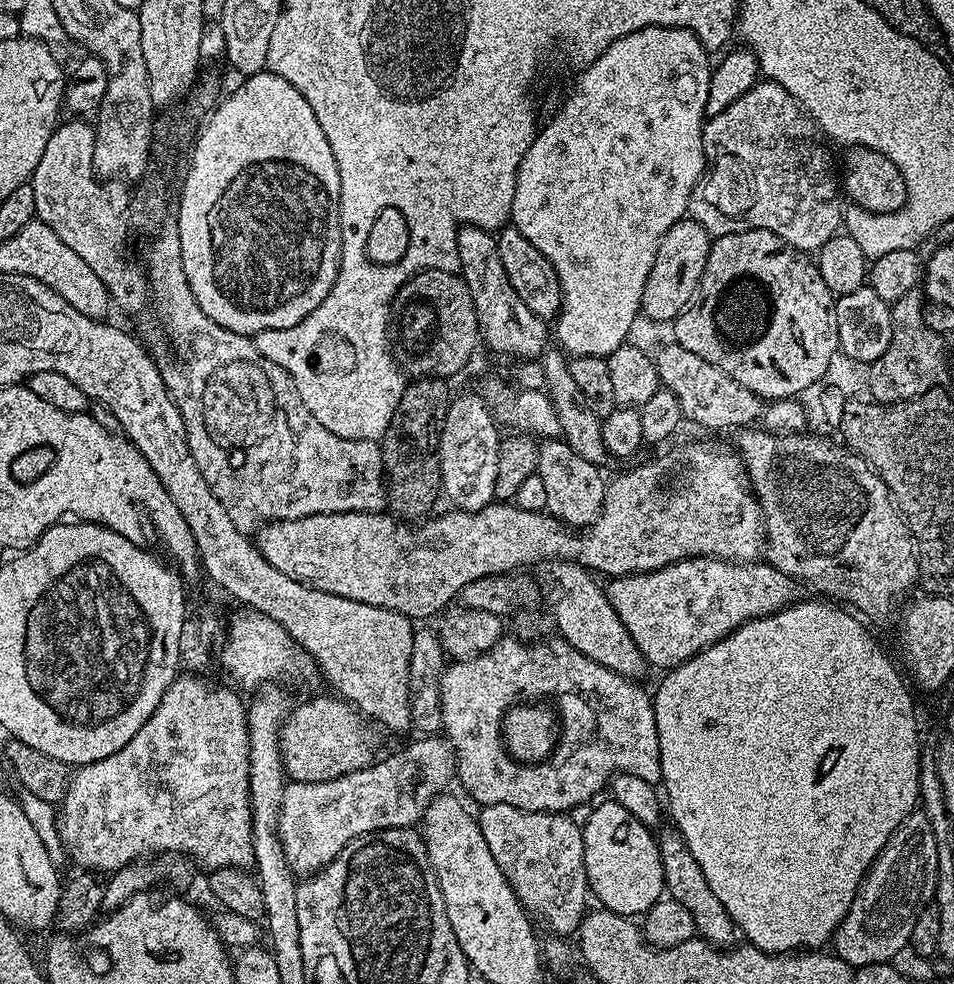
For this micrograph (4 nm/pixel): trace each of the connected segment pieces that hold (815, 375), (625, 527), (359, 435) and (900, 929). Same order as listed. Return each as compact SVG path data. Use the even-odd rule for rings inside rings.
M735 232L734 234L726 234L713 239L712 249L706 258L706 270L700 279L698 299L676 317L674 321L676 336L674 336L674 340L675 343L680 344L686 350L690 350L690 354L698 354L698 358L718 366L718 370L722 370L730 378L734 378L734 382L746 386L746 390L750 390L755 396L761 397L768 402L787 400L799 397L799 392L804 392L811 384L818 383L827 374L828 367L832 364L832 359L838 356L840 339L838 338L838 314L836 313L837 297L832 294L824 283L815 259L796 258L800 260L791 260L790 257L784 256L781 260L772 261L768 256L732 256L732 252L739 250L740 243L743 240L748 244L752 244L756 239L758 239L756 232Z
M680 444L677 448L672 448L669 452L654 457L649 464L642 464L633 472L622 473L613 484L611 481L605 487L604 505L600 511L600 516L594 523L588 525L586 530L573 530L547 511L527 512L516 507L515 503L512 502L493 502L477 512L451 510L452 512L438 517L437 520L428 518L423 522L416 523L405 522L384 512L331 512L330 514L298 518L297 520L274 520L263 525L255 533L254 543L257 550L266 558L266 562L270 562L270 566L282 570L282 574L286 574L286 578L301 580L304 584L311 584L313 588L333 592L342 598L350 598L354 602L366 602L370 606L396 611L398 614L408 617L412 622L427 621L424 620L427 616L437 615L436 617L439 617L459 597L461 590L478 578L512 574L517 570L527 569L524 568L527 564L536 564L539 560L544 560L543 562L570 560L581 564L582 567L591 570L593 573L601 574L600 572L605 572L605 577L608 578L629 576L632 572L653 572L659 568L676 564L680 560L687 560L689 556L715 556L718 560L752 562L759 557L756 556L759 552L761 555L762 549L765 547L764 520L760 517L760 504L756 500L756 495L752 493L752 484L748 481L748 472L745 471L744 464L740 461L740 455L729 445L728 448L724 444Z
M307 316L292 328L262 330L254 337L256 349L258 354L282 366L282 370L286 370L286 374L294 378L294 386L298 386L298 394L302 394L302 402L306 402L306 410L310 410L310 414L314 414L314 418L318 418L318 422L322 422L322 426L330 430L330 434L338 434L338 438L343 440L379 441L386 434L386 426L390 426L390 418L394 418L395 410L398 409L406 380L388 380L388 360L392 356L386 356L386 358L362 358L360 356L360 372L356 372L356 380L360 380L360 388L352 388L352 392L328 392L328 388L312 388L312 384L316 384L316 372L312 372L312 368L308 368L304 360L308 360L308 352L312 352L312 344L316 344L315 335L318 334L318 330L325 329L326 326L328 324L314 324L314 320Z
M922 810L909 814L894 830L894 834L886 842L886 846L876 856L867 876L860 884L860 891L856 893L850 910L842 918L836 928L834 937L835 955L845 960L847 964L861 968L867 964L887 964L898 954L898 950L909 947L914 922L918 914L926 905L933 903L936 895L936 879L938 878L938 838L937 825L930 822L930 818Z

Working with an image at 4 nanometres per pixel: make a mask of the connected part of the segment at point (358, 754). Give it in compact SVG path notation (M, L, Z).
M316 696L297 708L295 705L280 727L280 760L284 763L289 781L330 782L334 778L342 778L346 774L367 768L377 759L376 744L368 737L368 728L363 724L365 721L361 713L346 700L332 696Z

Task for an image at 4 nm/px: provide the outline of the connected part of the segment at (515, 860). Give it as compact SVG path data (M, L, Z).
M485 804L479 811L478 823L482 838L486 838L486 846L490 846L490 854L494 862L498 862L502 874L510 882L521 904L537 921L545 920L556 931L553 933L575 933L590 908L582 828L576 825L568 814L562 812L531 812L506 804Z

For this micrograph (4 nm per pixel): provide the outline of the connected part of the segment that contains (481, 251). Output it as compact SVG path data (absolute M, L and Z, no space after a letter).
M471 226L461 227L458 232L459 275L463 276L470 294L474 298L476 317L480 327L481 341L492 352L501 352L504 356L517 358L536 358L549 347L548 327L545 321L518 298L514 286L510 286L510 278L506 278L506 269L502 266L502 258L498 258L496 236L491 232Z

